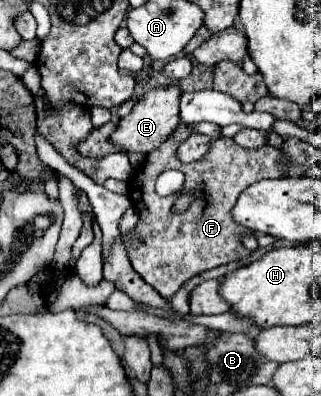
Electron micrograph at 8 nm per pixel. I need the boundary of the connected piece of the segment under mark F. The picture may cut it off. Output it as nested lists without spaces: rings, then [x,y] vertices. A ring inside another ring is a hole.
[[[181,123],[163,147],[145,157],[129,189],[129,197],[141,215],[137,233],[143,239],[137,249],[129,249],[129,259],[143,281],[155,287],[163,297],[173,295],[187,279],[201,271],[251,255],[251,251],[241,245],[241,237],[253,235],[253,231],[235,223],[231,209],[243,189],[265,177],[285,177],[289,165],[285,153],[279,149],[241,149],[233,139],[217,139],[199,161],[181,163],[177,159],[177,147],[189,135],[189,127]],[[167,169],[185,173],[185,191],[193,195],[193,201],[183,213],[171,213],[177,197],[159,197],[155,193],[155,179]]]

